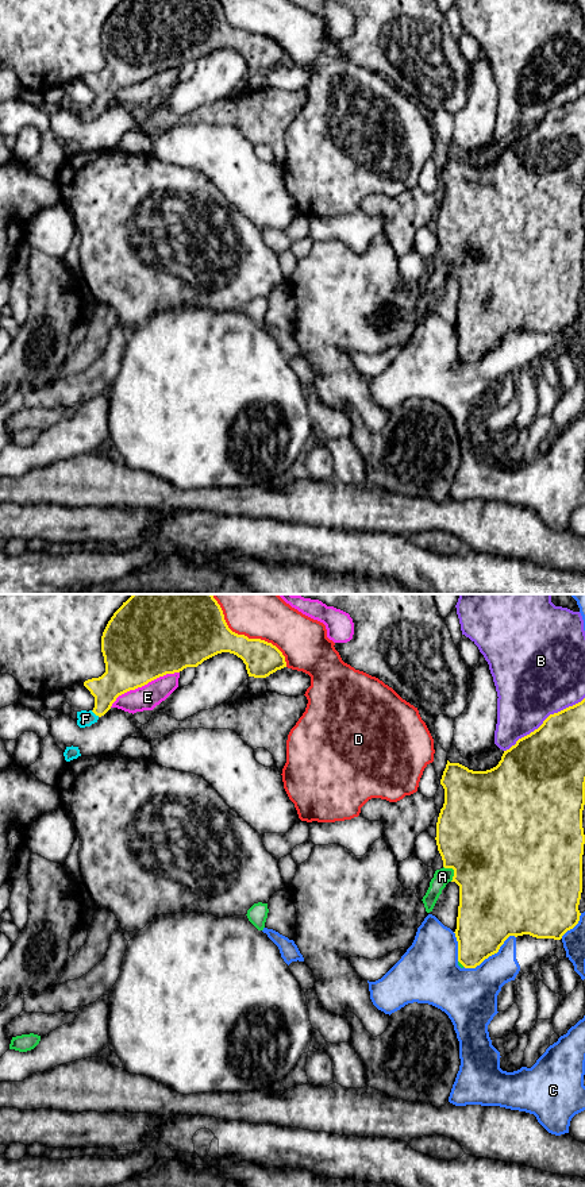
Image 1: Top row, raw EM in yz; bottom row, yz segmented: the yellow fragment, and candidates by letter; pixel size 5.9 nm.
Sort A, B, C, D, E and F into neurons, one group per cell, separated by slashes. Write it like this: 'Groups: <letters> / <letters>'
Groups: A / B / C / D / E / F

